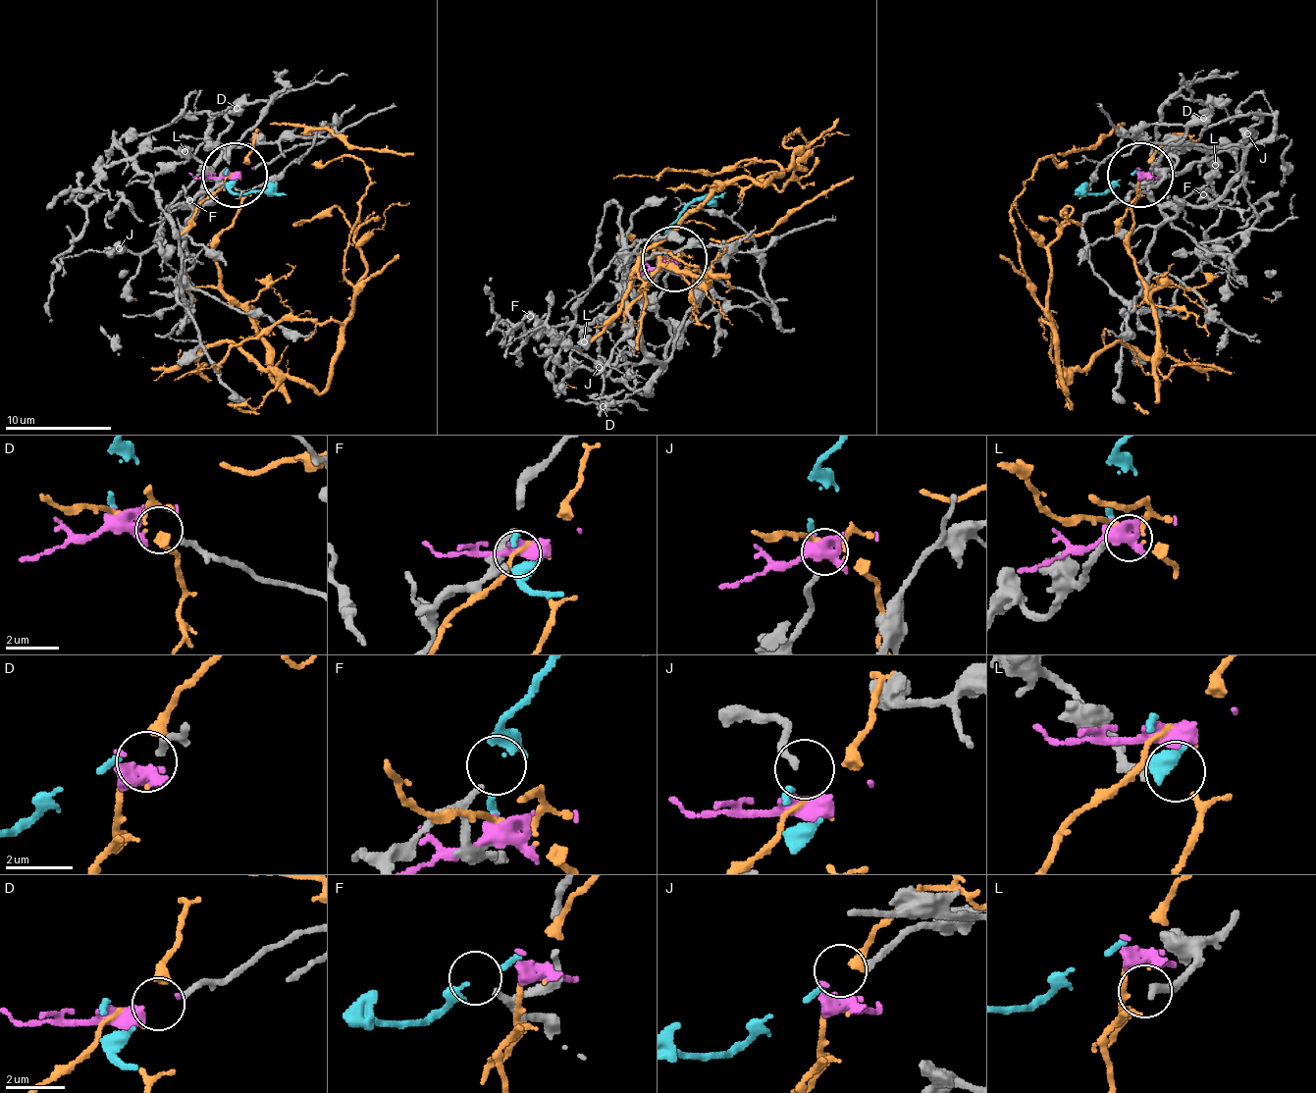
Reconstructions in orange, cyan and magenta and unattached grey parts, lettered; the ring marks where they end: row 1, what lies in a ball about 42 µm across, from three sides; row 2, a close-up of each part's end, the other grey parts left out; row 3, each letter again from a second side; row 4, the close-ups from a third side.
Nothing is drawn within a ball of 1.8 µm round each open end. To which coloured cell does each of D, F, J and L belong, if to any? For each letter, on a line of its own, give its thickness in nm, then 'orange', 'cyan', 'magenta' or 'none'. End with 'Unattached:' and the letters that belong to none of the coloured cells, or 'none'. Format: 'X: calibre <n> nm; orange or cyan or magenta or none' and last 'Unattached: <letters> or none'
D: calibre 200 nm; magenta
F: calibre 140 nm; none
J: calibre 200 nm; cyan
L: calibre 260 nm; none
Unattached: F, L

